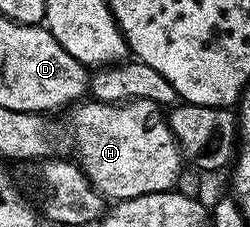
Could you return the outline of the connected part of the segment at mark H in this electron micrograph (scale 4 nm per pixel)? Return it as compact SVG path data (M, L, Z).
M148 98L136 99L131 103L113 103L108 99L88 100L81 100L71 106L72 137L76 140L76 153L80 156L78 164L101 197L115 203L147 193L169 192L182 175L182 150L165 114L164 117L160 114L161 106Z

